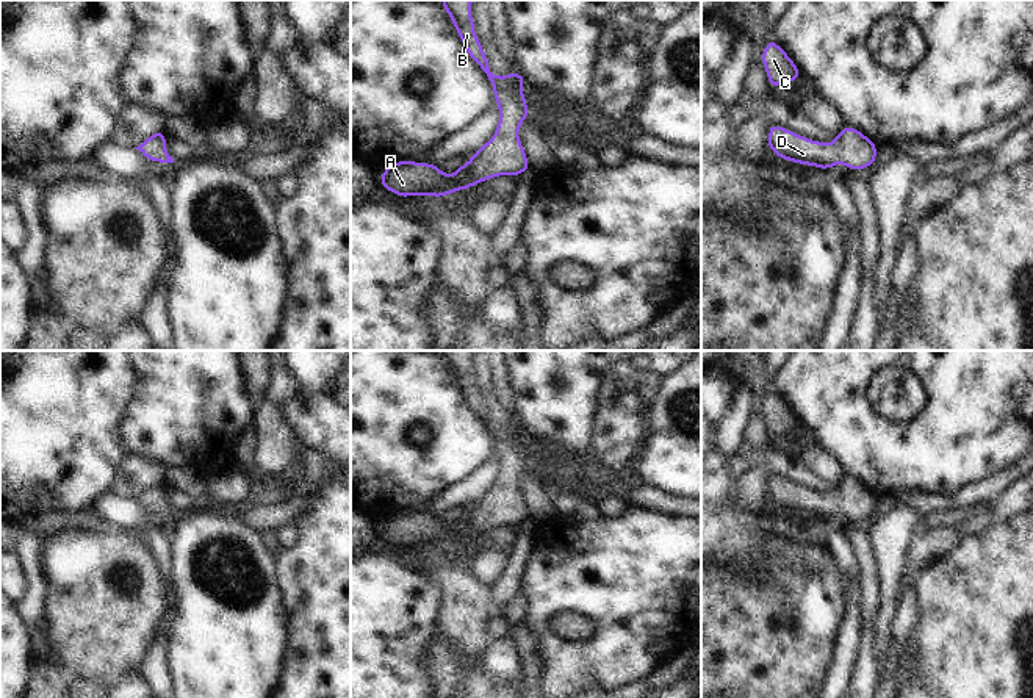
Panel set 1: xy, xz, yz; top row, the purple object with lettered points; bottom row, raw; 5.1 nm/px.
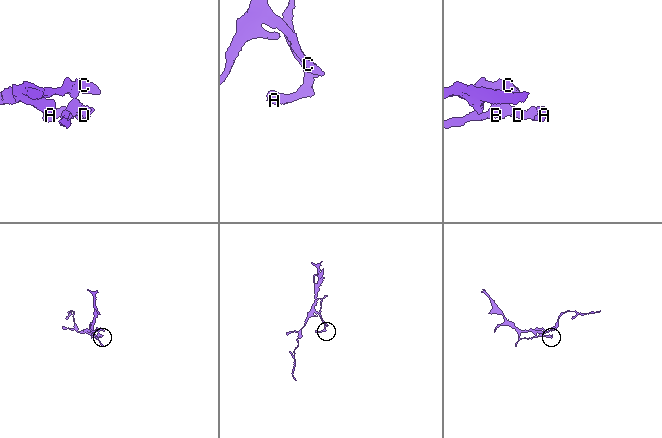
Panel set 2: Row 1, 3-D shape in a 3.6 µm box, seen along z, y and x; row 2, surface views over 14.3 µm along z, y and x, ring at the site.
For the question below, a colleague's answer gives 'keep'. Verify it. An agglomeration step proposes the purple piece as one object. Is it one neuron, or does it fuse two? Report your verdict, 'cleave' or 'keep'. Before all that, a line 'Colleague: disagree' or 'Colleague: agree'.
Colleague: agree
keep

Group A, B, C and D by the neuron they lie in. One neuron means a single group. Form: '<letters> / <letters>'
A B C D

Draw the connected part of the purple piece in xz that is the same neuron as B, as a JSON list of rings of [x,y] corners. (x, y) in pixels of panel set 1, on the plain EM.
[[[441,351],[441,355],[451,368],[466,404],[481,416],[493,437],[499,474],[493,488],[477,499],[468,513],[459,516],[452,526],[446,526],[432,513],[391,513],[380,526],[380,537],[399,548],[445,548],[498,526],[518,527],[531,518],[518,490],[520,476],[529,468],[527,452],[521,440],[526,429],[515,421],[506,427],[498,427],[490,421],[482,394],[474,383],[473,351]]]

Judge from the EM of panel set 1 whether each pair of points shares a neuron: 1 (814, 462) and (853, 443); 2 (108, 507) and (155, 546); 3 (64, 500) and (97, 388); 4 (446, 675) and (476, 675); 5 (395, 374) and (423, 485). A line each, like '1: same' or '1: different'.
1: different
2: same
3: same
4: same
5: same

